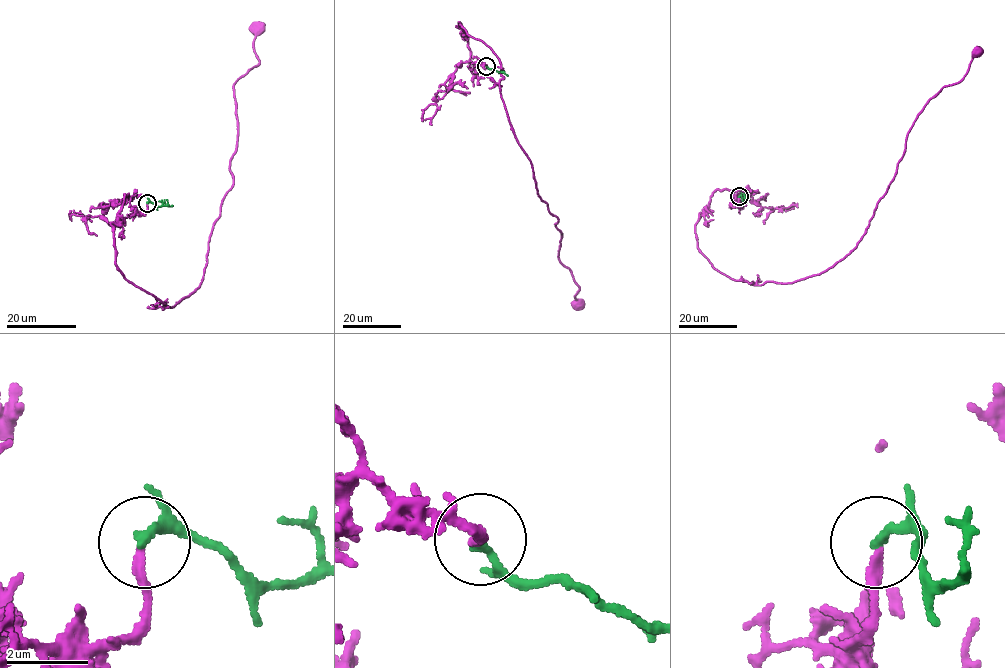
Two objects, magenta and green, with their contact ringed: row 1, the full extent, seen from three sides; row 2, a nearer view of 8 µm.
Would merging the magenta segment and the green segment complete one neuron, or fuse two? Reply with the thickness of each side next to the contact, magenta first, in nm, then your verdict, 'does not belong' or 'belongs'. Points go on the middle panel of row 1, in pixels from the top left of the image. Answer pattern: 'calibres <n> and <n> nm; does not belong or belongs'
calibres 220 and 240 nm; belongs

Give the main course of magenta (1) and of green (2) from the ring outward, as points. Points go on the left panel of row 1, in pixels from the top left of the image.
1: (147, 203), (124, 195), (115, 264), (172, 307), (200, 284), (233, 182), (233, 86), (259, 62), (258, 29)
2: (147, 203), (173, 205)

